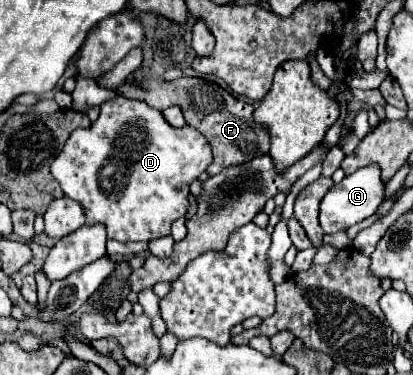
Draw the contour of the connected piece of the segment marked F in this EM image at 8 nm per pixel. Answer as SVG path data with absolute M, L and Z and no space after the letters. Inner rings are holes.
M140 68L134 78L130 78L124 86L118 88L118 92L126 98L144 100L158 110L166 110L172 104L182 106L186 124L198 128L212 144L214 164L208 168L208 174L218 174L232 164L244 164L248 160L254 160L256 156L268 154L270 150L268 128L254 122L254 116L252 116L254 106L226 92L216 82L210 82L204 78L190 78L190 76L182 76L178 80L166 82L154 70Z

